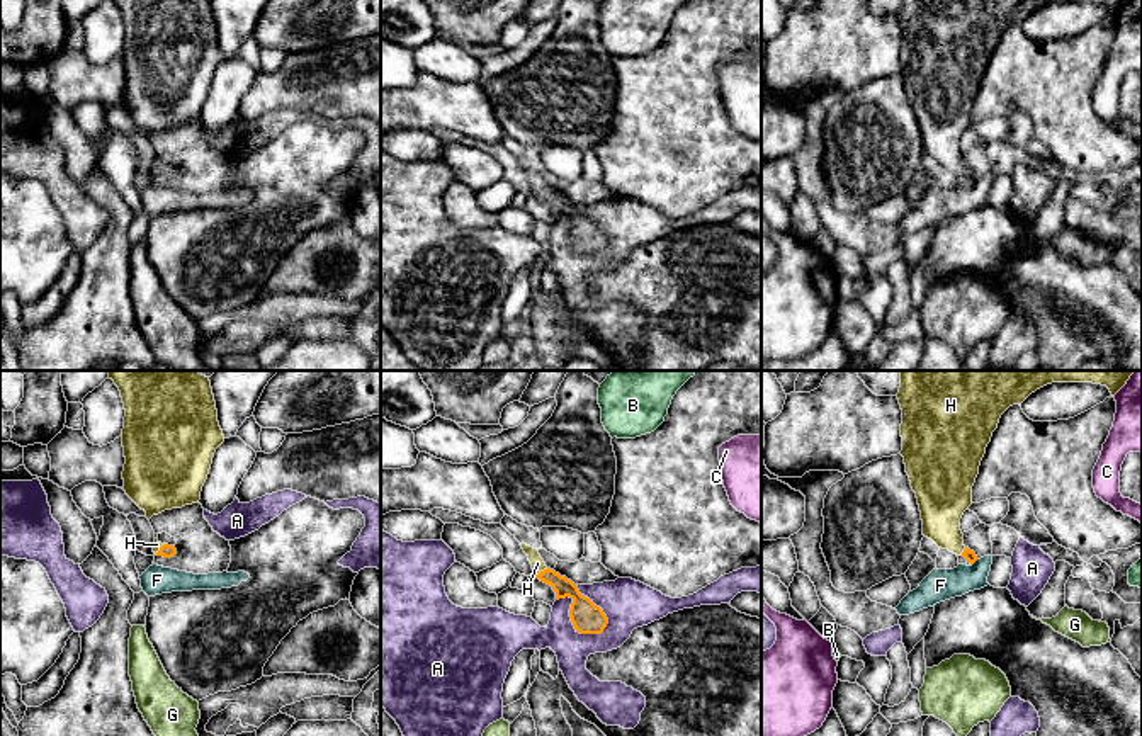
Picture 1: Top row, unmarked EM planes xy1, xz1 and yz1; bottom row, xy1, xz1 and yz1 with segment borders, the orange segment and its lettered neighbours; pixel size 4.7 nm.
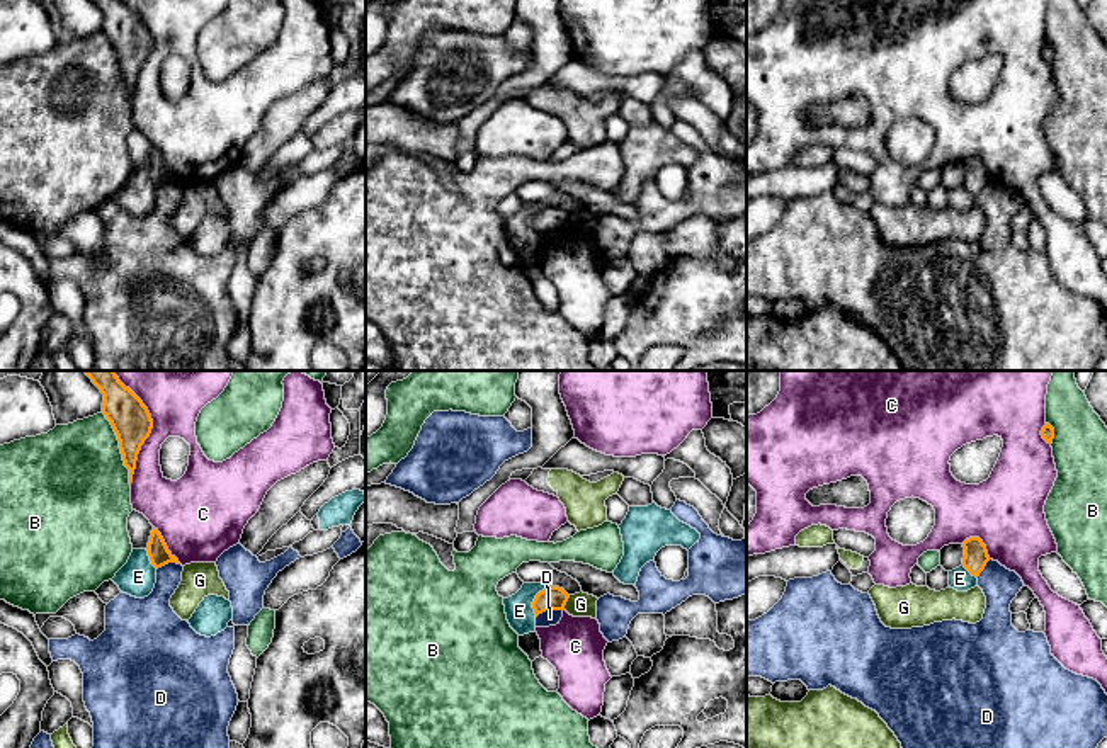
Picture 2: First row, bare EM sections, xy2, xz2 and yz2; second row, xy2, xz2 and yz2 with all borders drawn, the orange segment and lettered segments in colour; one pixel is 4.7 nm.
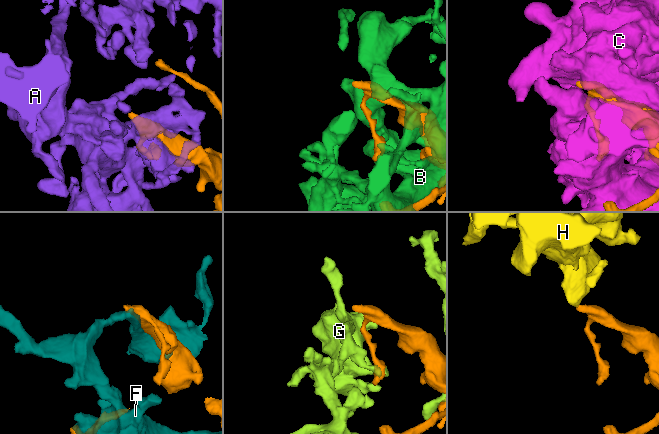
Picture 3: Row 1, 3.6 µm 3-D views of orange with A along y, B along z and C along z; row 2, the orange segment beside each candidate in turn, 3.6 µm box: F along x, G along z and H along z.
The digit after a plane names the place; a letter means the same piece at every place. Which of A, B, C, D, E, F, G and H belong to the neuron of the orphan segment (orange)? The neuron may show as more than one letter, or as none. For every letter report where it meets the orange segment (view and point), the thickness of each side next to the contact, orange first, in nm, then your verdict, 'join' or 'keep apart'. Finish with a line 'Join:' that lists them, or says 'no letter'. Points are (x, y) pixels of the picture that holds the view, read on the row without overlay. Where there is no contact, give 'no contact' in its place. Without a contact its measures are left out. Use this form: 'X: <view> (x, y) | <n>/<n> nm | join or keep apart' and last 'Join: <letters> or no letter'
A: xz1 (573, 243) | 150/190 nm | keep apart
B: xy2 (119, 67) | 190/480 nm | keep apart
C: xy2 (150, 51) | 190/240 nm | keep apart
D: xz2 (548, 228) | 110/80 nm | keep apart
E: xz2 (534, 220) | 110/130 nm | keep apart
F: yz1 (974, 181) | 50/150 nm | keep apart
G: xz2 (567, 220) | 110/110 nm | keep apart
H: xz1 (544, 189) | 110/70 nm | join
Join: H

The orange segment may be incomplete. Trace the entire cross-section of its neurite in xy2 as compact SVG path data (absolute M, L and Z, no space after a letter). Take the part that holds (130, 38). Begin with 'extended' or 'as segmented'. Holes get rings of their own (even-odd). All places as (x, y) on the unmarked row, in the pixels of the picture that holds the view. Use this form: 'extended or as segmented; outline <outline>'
as segmented; outline M92 0L104 14L102 32L111 41L129 88L129 104L141 65L150 56L153 39L143 20L121 0Z

